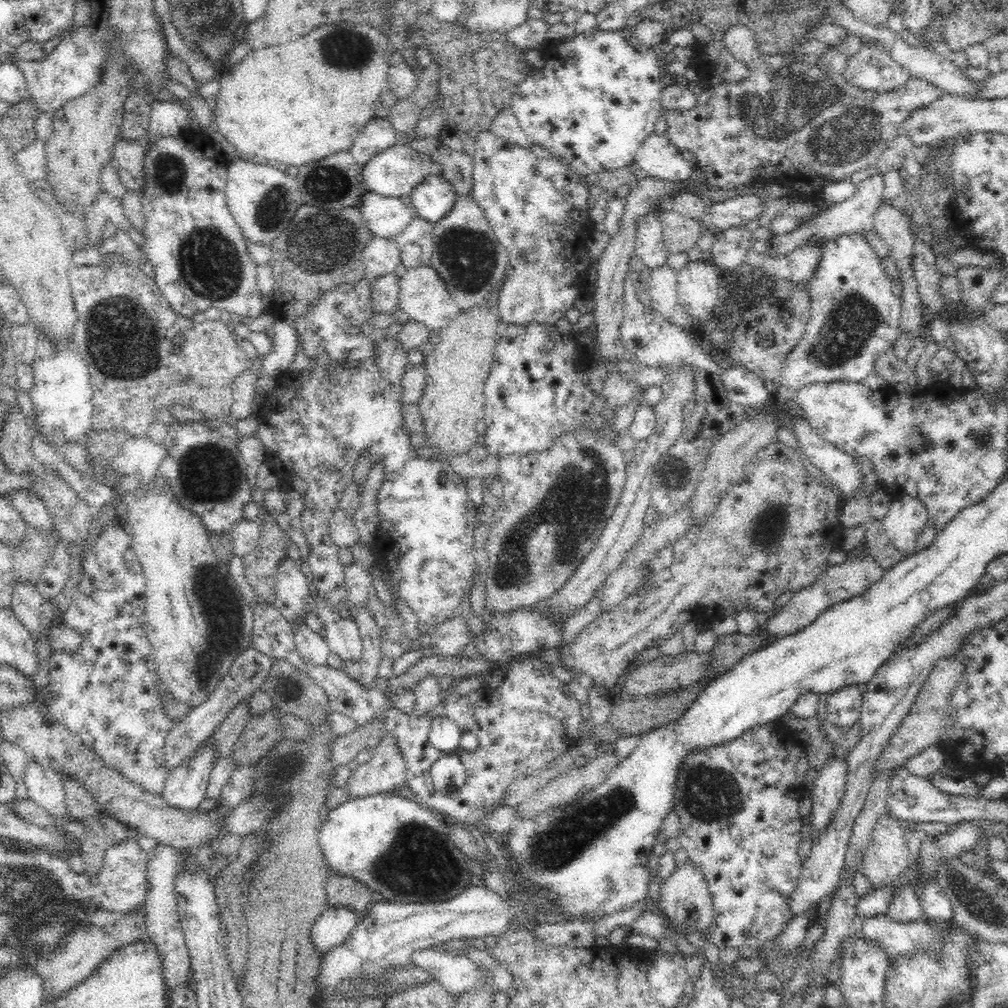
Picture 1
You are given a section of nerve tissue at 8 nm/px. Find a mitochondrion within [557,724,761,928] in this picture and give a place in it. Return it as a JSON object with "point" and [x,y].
{"point":[709,792]}

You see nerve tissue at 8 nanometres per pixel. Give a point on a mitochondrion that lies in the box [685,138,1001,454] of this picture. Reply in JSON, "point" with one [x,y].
{"point":[852,324]}

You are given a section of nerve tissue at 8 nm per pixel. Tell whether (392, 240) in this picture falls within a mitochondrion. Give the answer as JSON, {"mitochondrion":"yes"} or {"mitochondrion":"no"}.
{"mitochondrion":"no"}

